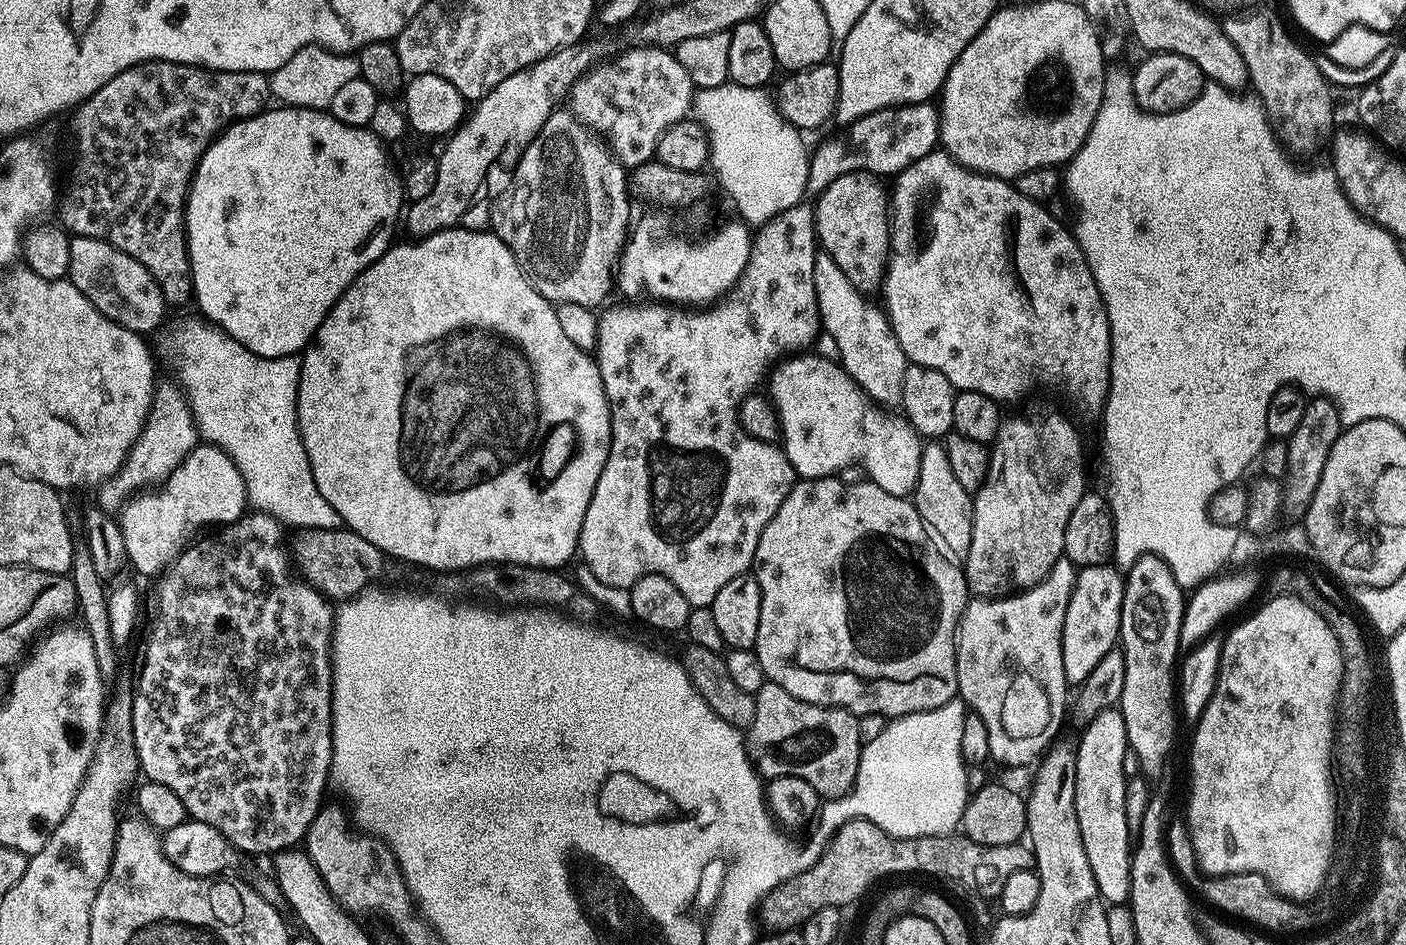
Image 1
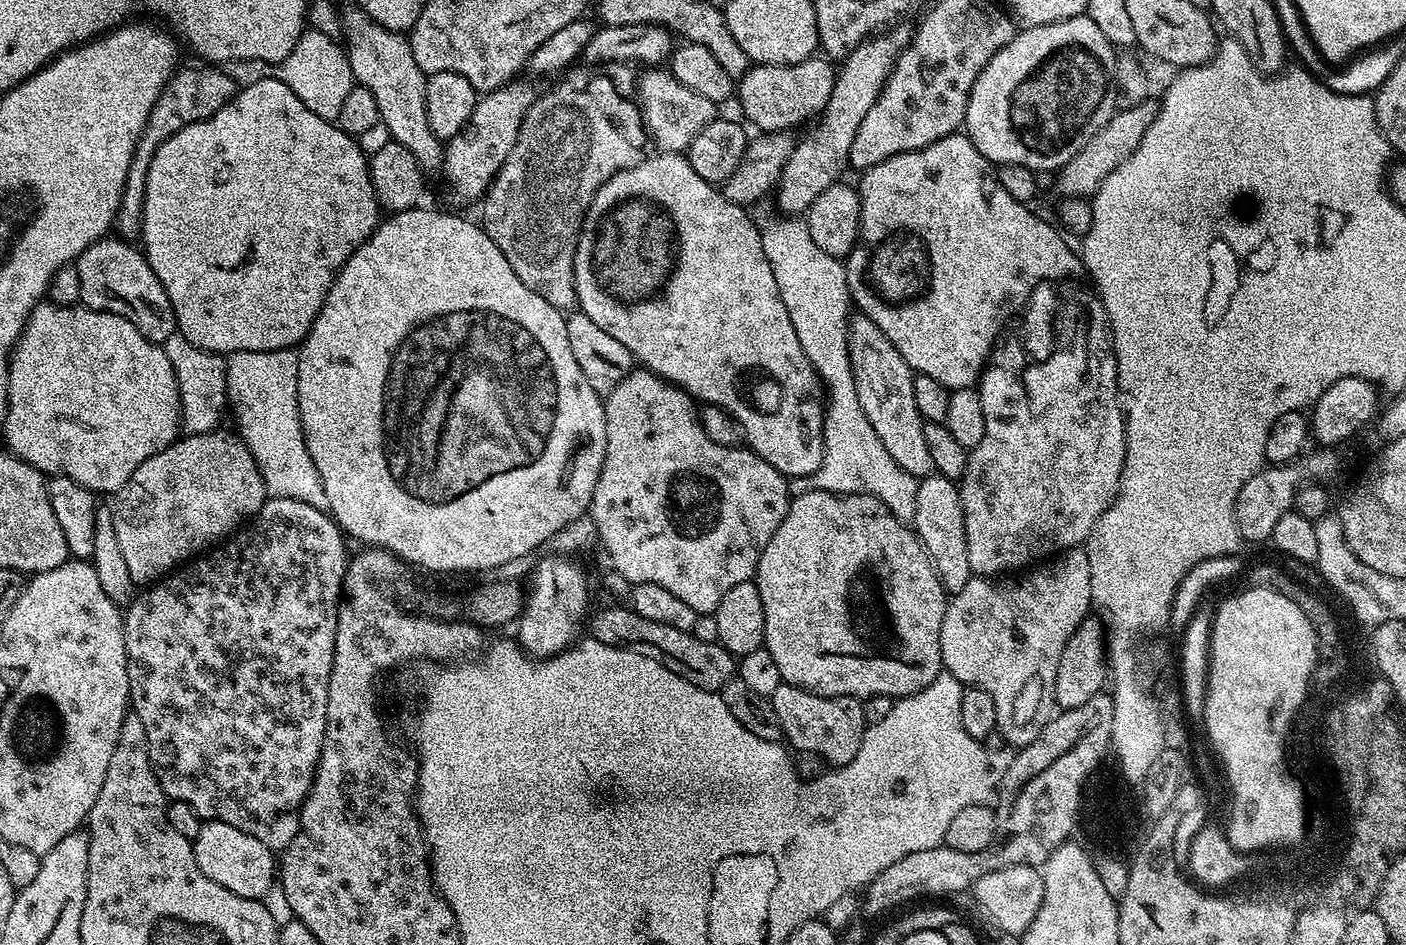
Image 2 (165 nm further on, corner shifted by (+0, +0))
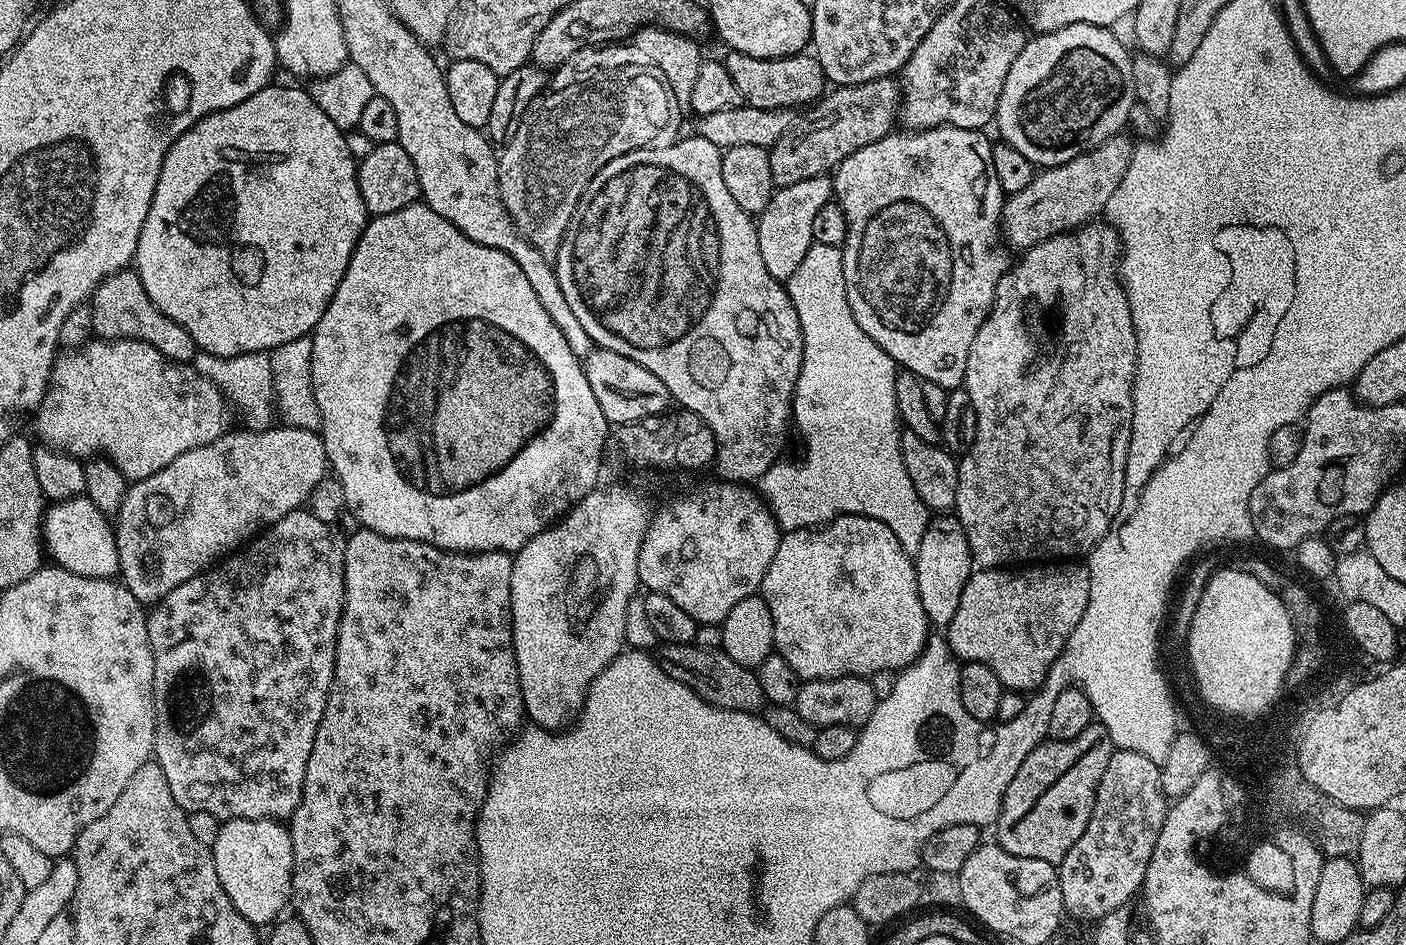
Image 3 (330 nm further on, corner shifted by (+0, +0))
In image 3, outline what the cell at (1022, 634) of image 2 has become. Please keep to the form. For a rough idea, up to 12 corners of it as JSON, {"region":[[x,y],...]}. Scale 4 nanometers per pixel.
{"region":[[1084,562],[976,570],[952,653],[1044,683],[1090,602]]}

